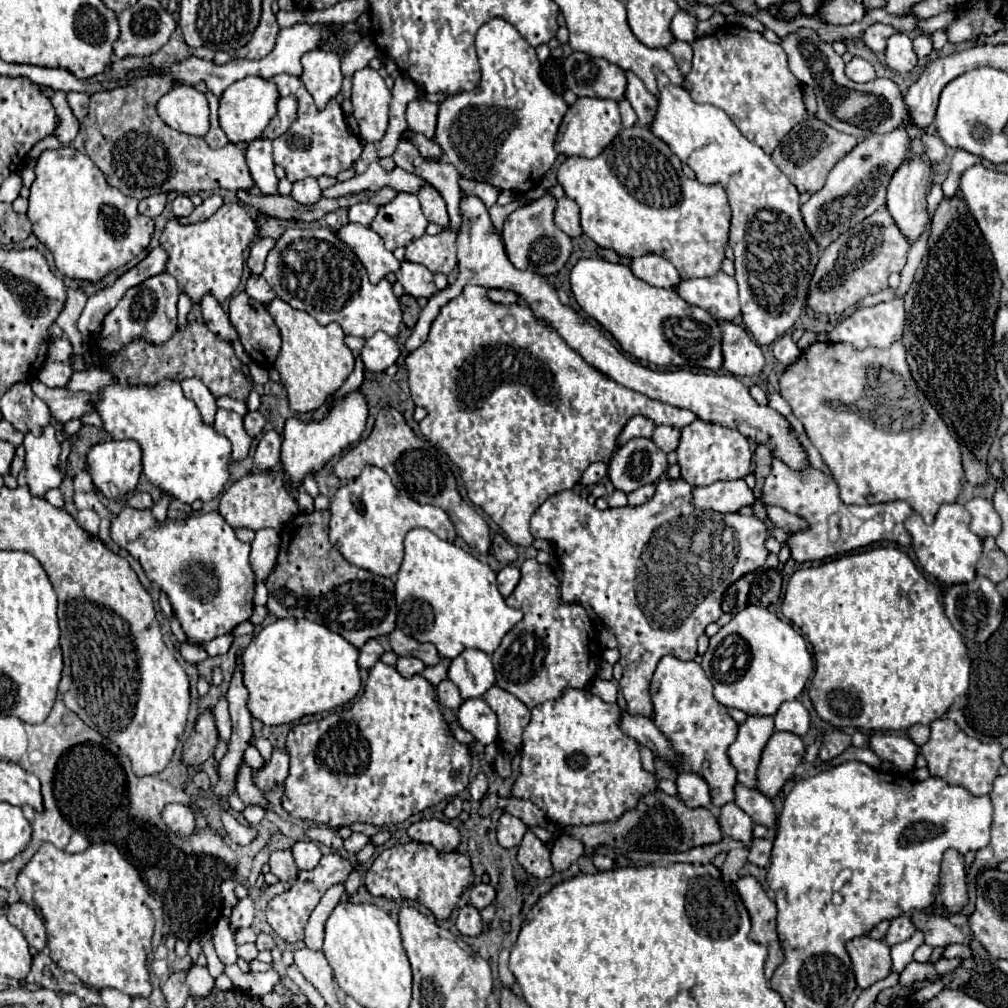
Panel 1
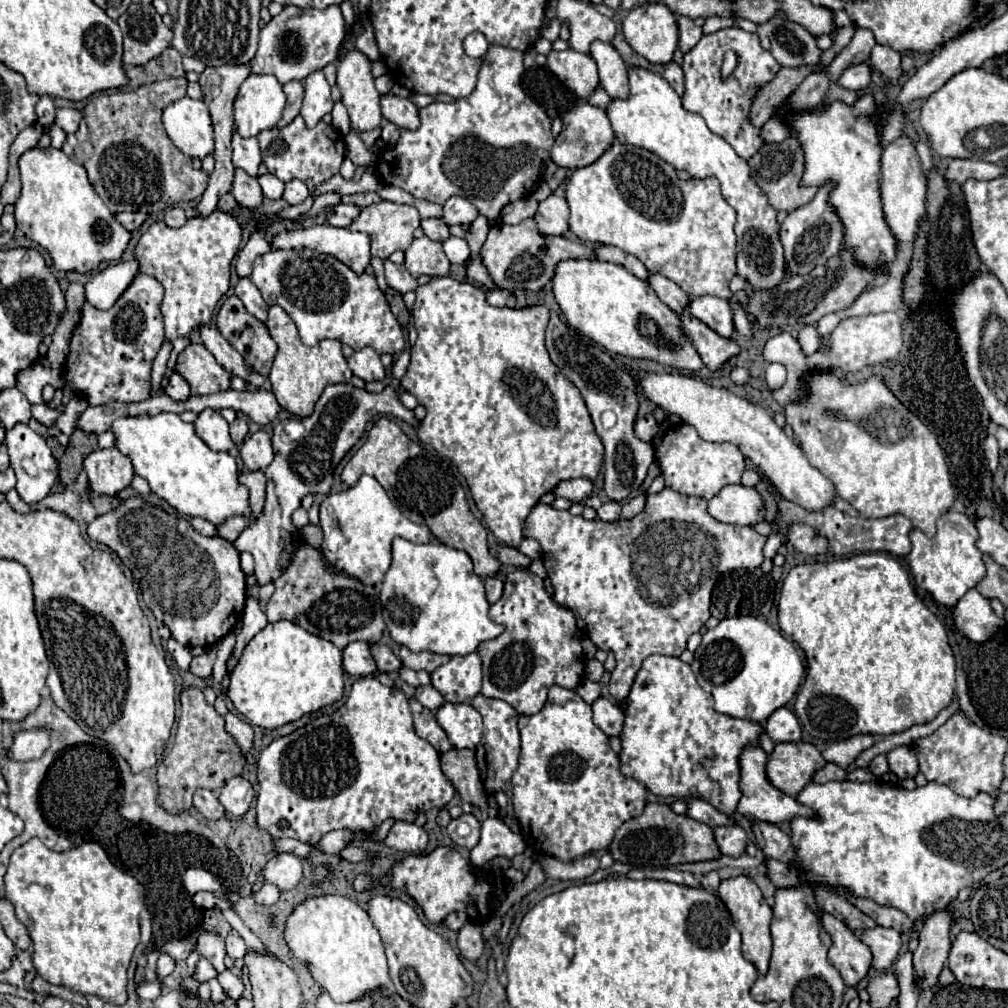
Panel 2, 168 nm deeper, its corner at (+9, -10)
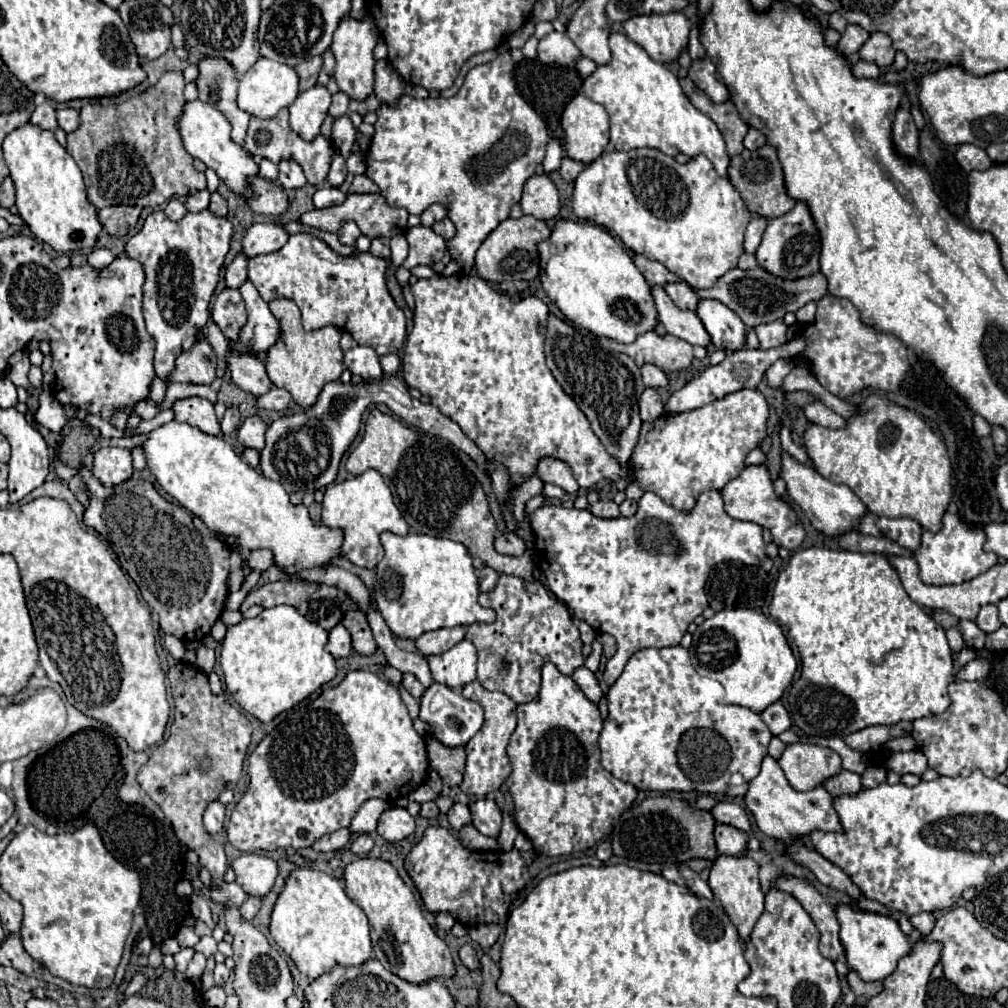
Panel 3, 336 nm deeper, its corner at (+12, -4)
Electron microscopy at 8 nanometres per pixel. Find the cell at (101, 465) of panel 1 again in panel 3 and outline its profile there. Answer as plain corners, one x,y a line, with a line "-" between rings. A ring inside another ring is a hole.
102,448
94,454
94,466
92,474
106,486
122,484
128,478
132,478
134,468
132,468
132,456
128,448

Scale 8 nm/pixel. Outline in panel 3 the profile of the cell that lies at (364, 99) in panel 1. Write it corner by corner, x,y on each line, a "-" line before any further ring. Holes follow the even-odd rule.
366,12
366,18
352,18
352,16
344,16
334,32
334,40
332,40
332,54
336,58
336,70
334,70
334,78
340,86
342,92
346,92
350,98
354,100
364,100
368,94
372,94
372,86
374,86
374,56
372,50
376,46
380,38
380,30
374,22
374,18
370,16
370,12

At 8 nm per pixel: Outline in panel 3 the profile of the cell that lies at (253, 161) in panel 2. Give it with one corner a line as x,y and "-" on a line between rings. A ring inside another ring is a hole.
200,56
198,66
198,98
206,98
208,104
216,106
232,124
232,140
240,146
244,144
244,134
248,130
250,114
236,106
238,78
232,64
218,56

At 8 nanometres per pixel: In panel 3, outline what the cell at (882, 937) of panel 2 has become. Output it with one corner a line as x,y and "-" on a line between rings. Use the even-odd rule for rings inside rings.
838,904
836,916
838,916
838,922
840,922
840,942
846,950
846,964
854,972
858,972
858,976
864,982
884,980
886,976
890,976
896,970
898,960
908,956
914,948
912,936
904,934
900,930
898,922
890,916
864,912
864,910
852,908
848,904

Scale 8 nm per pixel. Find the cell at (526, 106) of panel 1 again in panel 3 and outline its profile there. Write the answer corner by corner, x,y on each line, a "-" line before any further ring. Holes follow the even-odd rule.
508,52
496,56
488,64
468,70
462,88
452,98
412,98
402,94
396,106
380,104
376,110
376,124
370,148
366,152
366,174
380,186
380,194
394,208
406,208
410,214
422,214
430,204
438,202
446,208
448,218
456,224
456,238
446,246
462,268
470,272
474,268
474,254
482,240
508,218
510,208
520,200
522,186
536,166
544,160
548,130
544,120
528,106
528,102
516,92
512,80
514,62

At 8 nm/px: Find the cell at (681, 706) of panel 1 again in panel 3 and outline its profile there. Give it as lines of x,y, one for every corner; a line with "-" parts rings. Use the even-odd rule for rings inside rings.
682,646
638,650
628,660
620,678
608,688
608,718
598,738
602,766
640,790
698,790
714,796
744,796
748,782
760,772
762,758
768,754
772,732
756,712
742,706
718,704
716,689
724,688
719,682
700,676
692,668
688,650
-
734,772
742,774
742,786
730,784

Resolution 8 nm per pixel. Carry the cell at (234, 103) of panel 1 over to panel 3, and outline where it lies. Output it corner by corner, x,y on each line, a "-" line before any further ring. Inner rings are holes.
260,58
242,78
240,78
240,88
238,88
238,106
246,110
252,116
258,118
272,118
278,114
278,110
288,108
296,96
300,94
300,78
296,70
288,64
270,60
270,58

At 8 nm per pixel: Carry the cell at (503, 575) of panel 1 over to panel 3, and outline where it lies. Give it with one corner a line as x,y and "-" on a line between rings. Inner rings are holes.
482,568
480,570
480,590
490,592
498,582
498,572
492,568

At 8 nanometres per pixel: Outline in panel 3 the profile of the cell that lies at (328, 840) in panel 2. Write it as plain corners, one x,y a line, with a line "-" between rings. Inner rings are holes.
370,798
368,802
364,802
364,806
358,810
356,818
350,824
350,830
356,834
372,834
376,832
376,822
380,818
380,814
388,808
386,800
380,798

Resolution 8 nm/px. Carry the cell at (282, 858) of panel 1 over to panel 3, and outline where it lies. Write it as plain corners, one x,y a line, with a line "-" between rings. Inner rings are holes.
248,898
242,906
240,906
240,916
244,920
252,920
256,916
256,912
260,910
260,904
262,904
262,898

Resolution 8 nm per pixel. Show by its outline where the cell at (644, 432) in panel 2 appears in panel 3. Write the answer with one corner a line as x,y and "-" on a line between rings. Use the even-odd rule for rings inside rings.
646,388
640,398
640,418
642,422
654,422
664,412
664,402
654,388

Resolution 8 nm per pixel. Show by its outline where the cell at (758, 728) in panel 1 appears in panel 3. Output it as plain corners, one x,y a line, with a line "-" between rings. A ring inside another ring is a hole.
766,756
762,760
762,770
760,774
750,782
748,794
744,796
748,810
754,814
758,828
778,840
778,842
786,842
792,844
798,838
806,838
810,836
814,830
822,830
822,832
842,832
842,824
838,818
838,812
834,810
834,798
828,794
828,790
824,790
824,786
816,786
808,792
798,792
790,786
788,778
784,776
782,768
778,766
778,762
772,756

